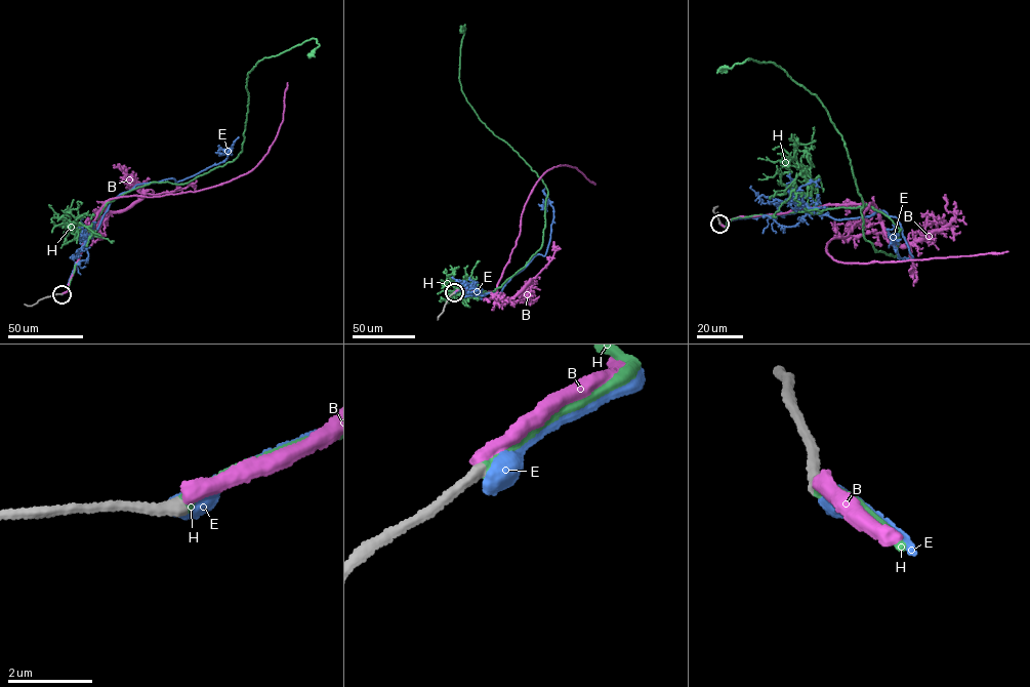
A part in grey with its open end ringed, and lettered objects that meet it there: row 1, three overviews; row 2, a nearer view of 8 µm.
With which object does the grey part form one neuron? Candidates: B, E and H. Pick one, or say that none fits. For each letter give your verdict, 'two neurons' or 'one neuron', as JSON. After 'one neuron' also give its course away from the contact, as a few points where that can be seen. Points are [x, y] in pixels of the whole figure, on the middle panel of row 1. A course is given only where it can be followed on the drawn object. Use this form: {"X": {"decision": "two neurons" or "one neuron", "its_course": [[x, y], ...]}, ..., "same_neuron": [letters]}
{"B": {"decision": "two neurons"}, "E": {"decision": "one neuron", "its_course": [[454, 292], [500, 293], [534, 256], [546, 254], [553, 208], [548, 200], [543, 209], [538, 204]]}, "H": {"decision": "two neurons"}, "same_neuron": ["E"]}

